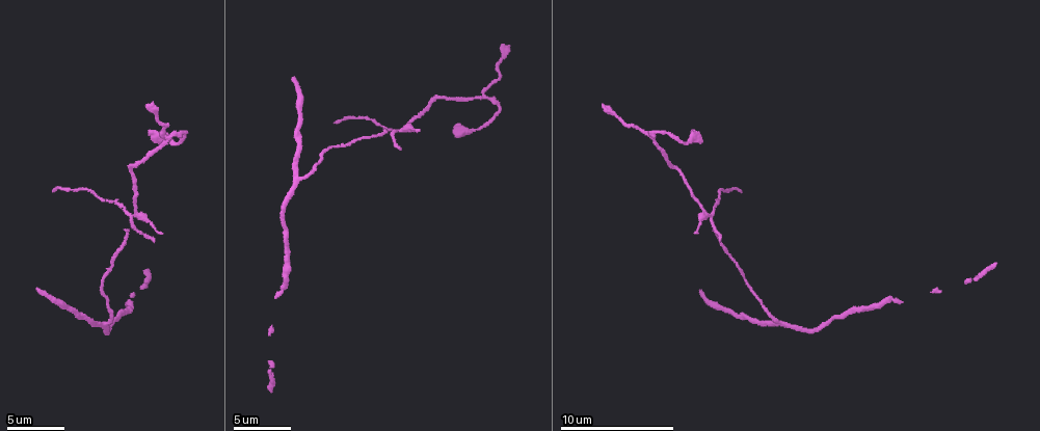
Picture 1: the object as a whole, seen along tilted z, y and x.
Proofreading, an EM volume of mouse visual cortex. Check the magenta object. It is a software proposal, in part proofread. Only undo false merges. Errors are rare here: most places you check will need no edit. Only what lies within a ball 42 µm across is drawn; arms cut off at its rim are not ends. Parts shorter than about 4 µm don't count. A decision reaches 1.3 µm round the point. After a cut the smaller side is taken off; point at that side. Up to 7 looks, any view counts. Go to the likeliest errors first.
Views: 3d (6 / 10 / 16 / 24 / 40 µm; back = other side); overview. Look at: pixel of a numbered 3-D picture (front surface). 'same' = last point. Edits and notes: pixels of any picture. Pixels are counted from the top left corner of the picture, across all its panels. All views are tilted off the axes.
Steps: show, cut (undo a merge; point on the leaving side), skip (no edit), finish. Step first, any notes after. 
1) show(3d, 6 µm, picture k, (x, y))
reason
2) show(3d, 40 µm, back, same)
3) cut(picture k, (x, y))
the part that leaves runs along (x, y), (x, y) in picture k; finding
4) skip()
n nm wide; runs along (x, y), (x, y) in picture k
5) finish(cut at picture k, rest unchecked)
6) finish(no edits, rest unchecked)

show(3d, 10 µm, picture 1, (130, 216))
four-way junction

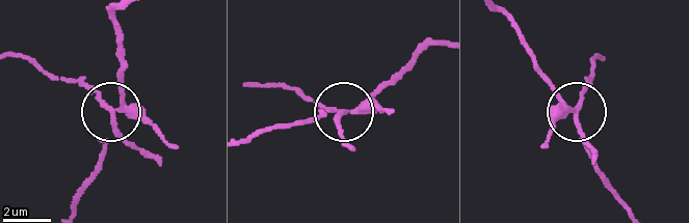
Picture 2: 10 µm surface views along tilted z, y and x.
show(3d, 6 µm, picture 2, (578, 107))
closer look

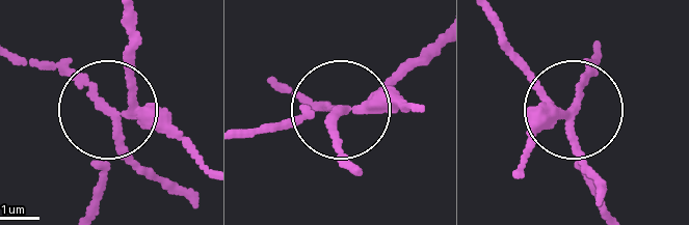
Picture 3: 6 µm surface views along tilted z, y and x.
cut(picture 3, (184, 137))
side arm 9 µm; the part that leaves runs along (131, 110), (99, 108), (59, 75), (8, 58) in picture 3; two cells meet here

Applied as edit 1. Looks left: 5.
show(3d, 10 µm, picture 1, (295, 177))
three-way junction

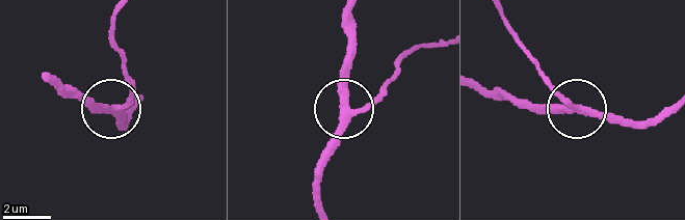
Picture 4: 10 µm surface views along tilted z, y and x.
skip()
runs along (113, 38), (129, 78), (127, 97), (111, 109), (84, 108) in picture 4; one cell here

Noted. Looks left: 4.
show(3d, 10 µm, picture 1, (165, 137))
branch point

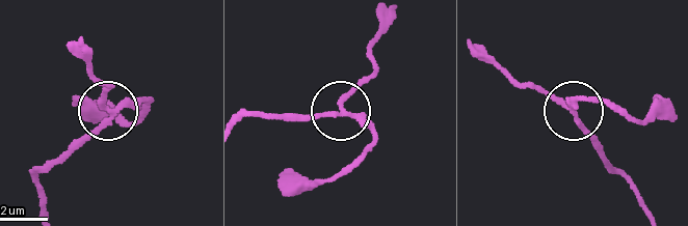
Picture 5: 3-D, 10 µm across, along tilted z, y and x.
cut(picture 5, (108, 90))
3 arms; the part that leaves runs along (105, 108), (108, 83), (91, 75), (70, 43) in picture 5; a second cell is stuck on

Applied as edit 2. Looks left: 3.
finish(cut at picture 3, cut at picture 5, rest unchecked)

